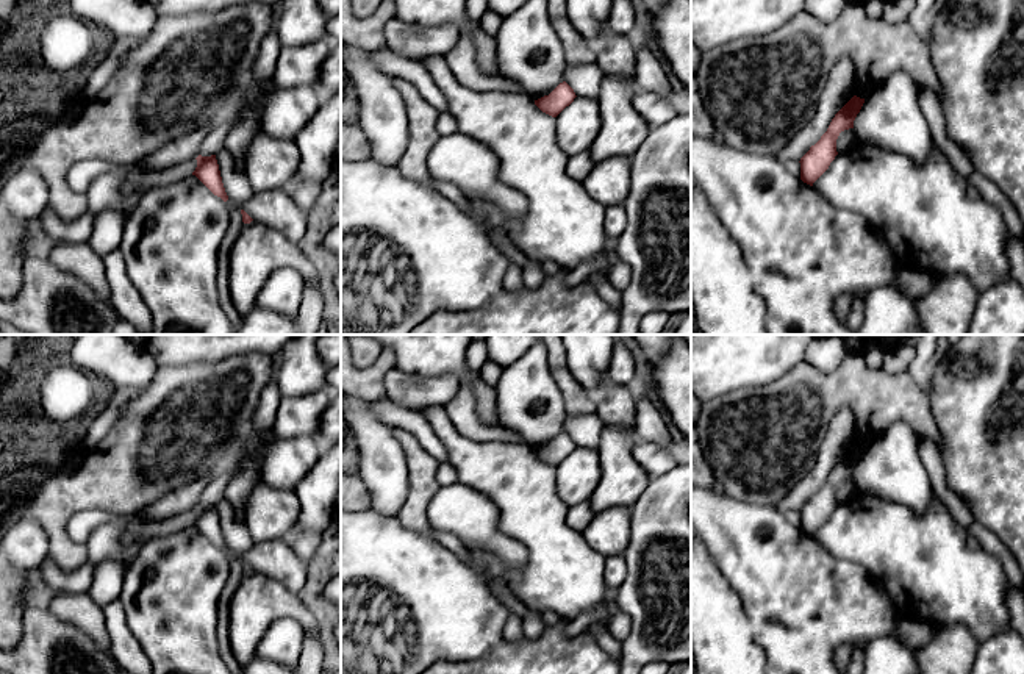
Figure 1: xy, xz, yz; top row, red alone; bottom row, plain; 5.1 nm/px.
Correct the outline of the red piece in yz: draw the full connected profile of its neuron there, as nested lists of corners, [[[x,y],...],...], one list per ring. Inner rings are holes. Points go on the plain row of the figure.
[[[854,446],[832,469],[827,482],[800,508],[800,530],[810,536],[829,519],[838,505],[836,489],[841,482],[854,479],[854,471],[860,463],[865,449]]]

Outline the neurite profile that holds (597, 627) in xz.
[[[594,621],[588,627],[599,641],[599,644],[614,658],[621,658],[621,643],[608,632],[603,621]]]

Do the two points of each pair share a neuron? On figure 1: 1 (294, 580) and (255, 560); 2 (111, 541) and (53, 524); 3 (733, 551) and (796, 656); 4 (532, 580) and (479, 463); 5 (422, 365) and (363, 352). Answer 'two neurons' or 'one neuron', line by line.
1: one neuron
2: two neurons
3: one neuron
4: one neuron
5: two neurons

